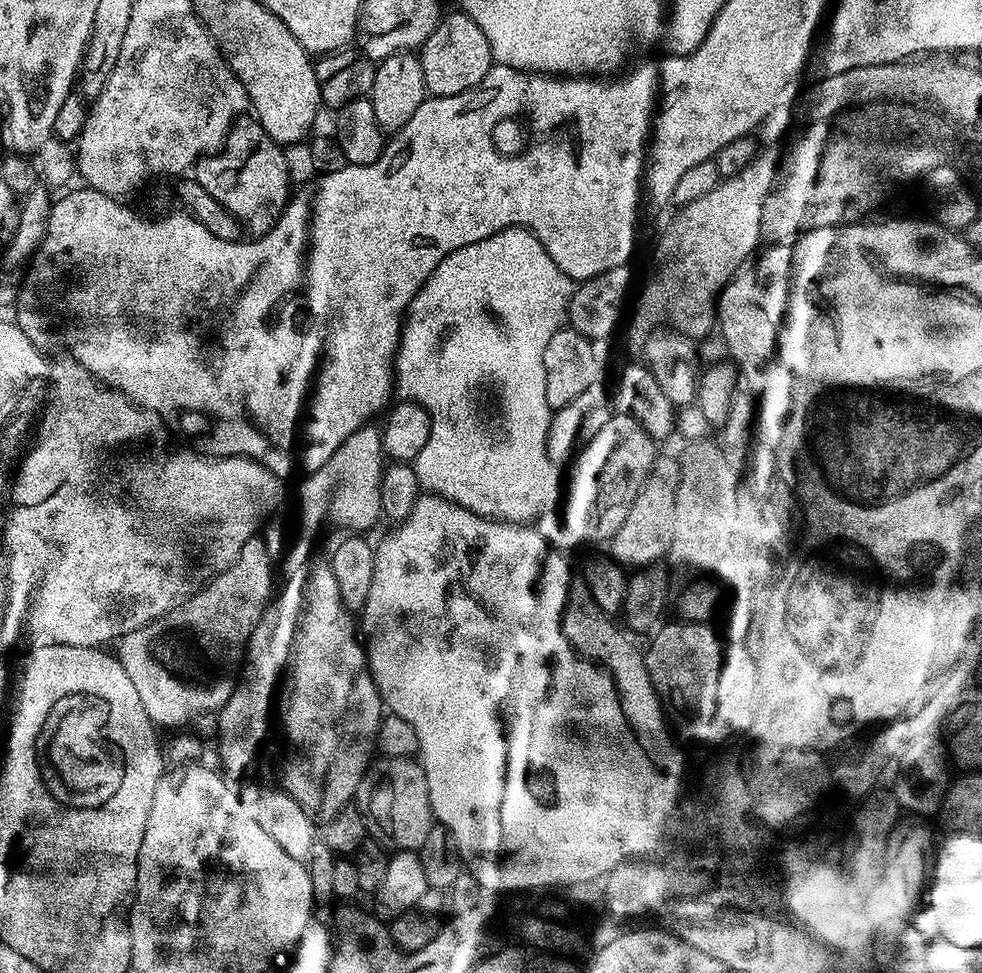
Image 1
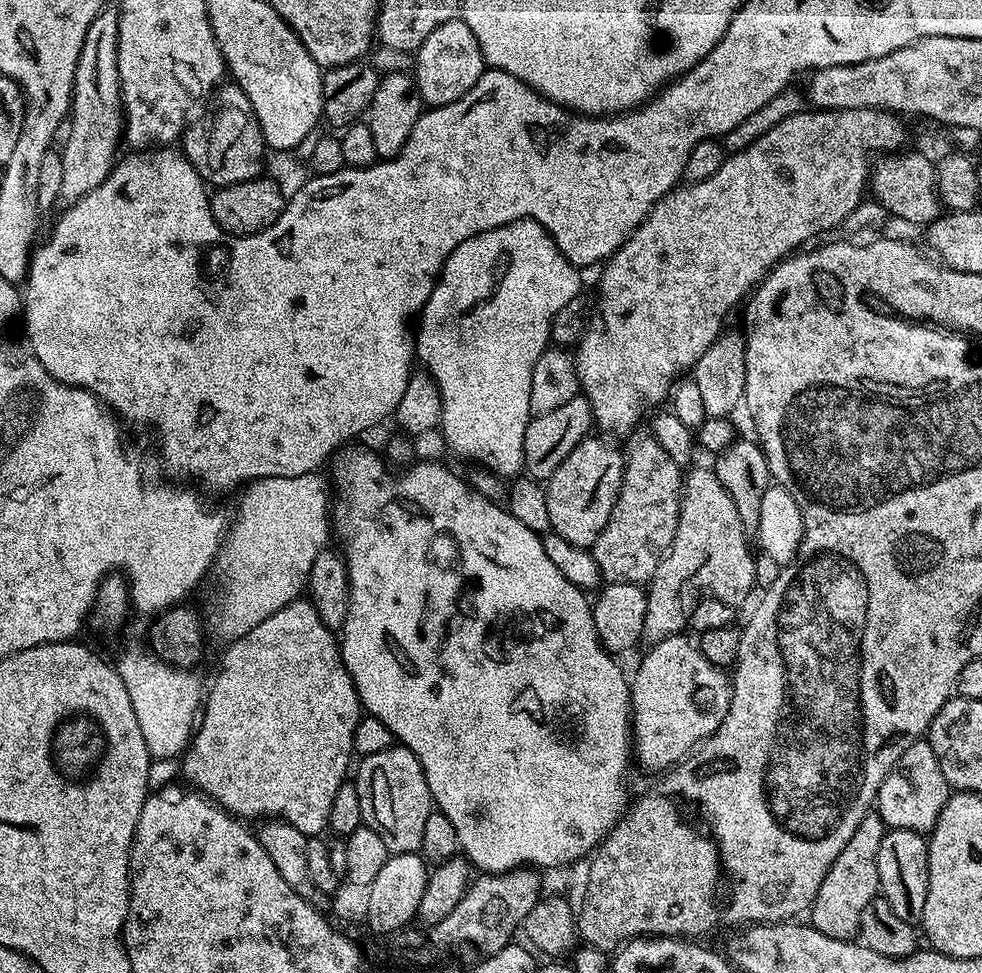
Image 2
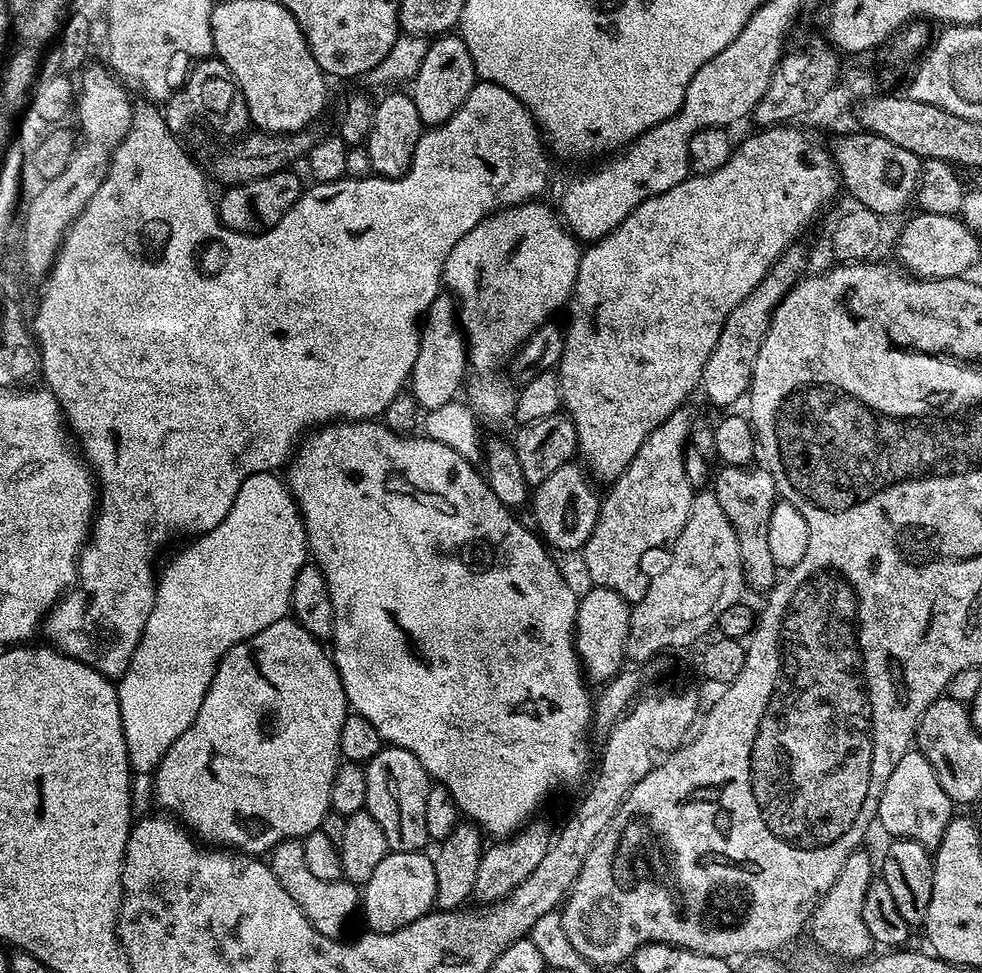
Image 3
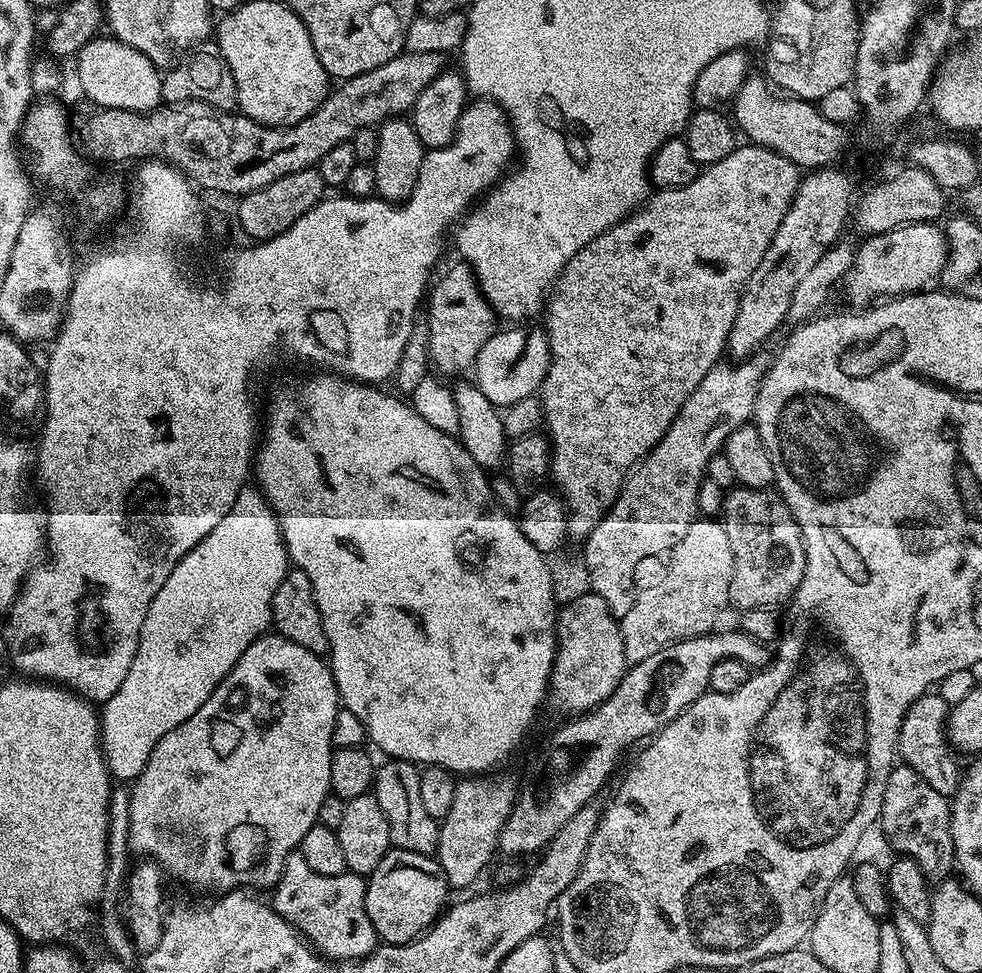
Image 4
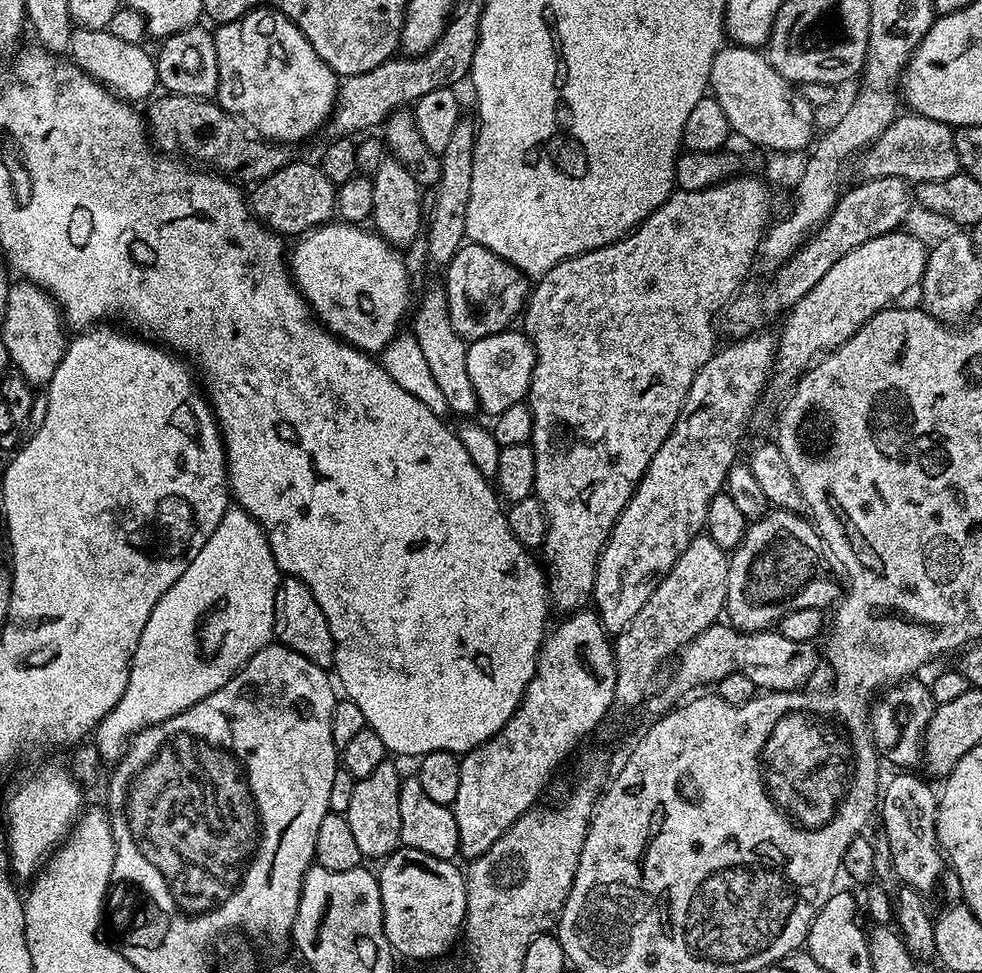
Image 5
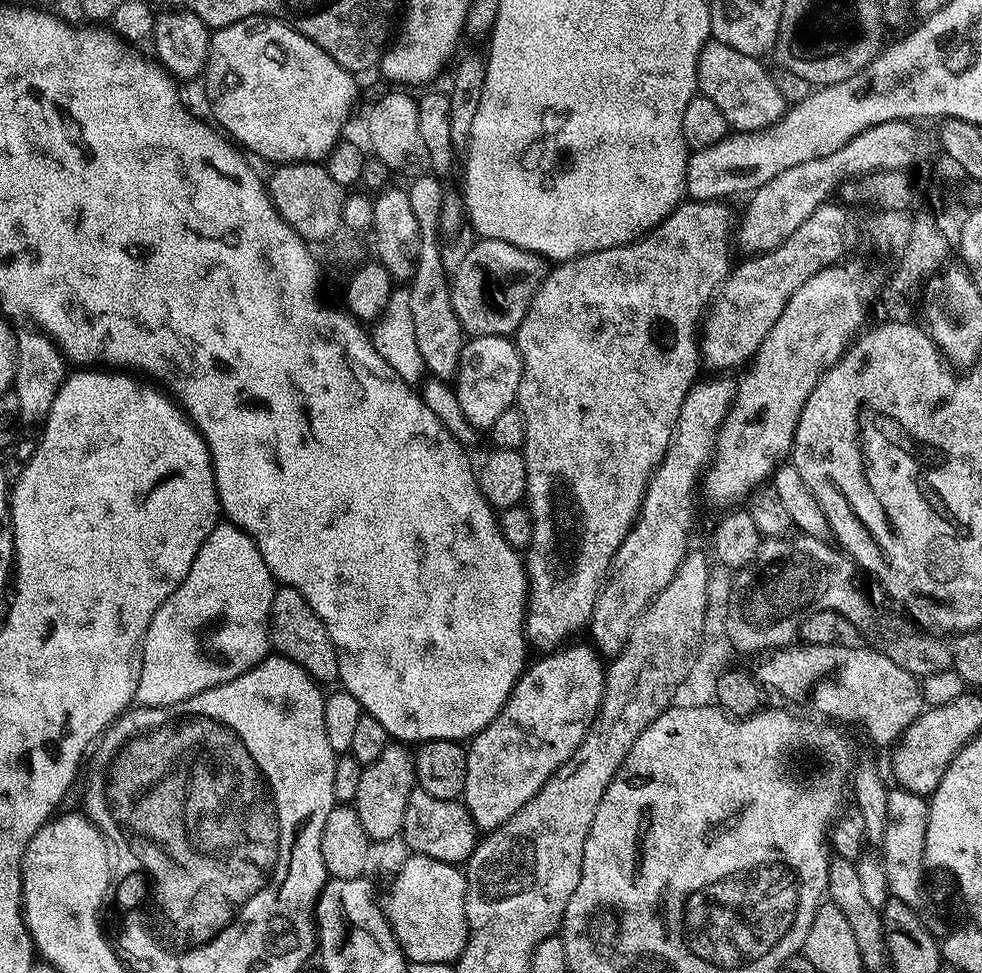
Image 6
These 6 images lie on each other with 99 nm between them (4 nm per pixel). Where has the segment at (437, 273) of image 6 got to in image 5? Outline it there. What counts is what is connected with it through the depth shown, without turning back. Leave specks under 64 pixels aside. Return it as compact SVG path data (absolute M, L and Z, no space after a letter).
M436 287L425 292L410 328L418 346L421 347L422 354L425 355L430 374L434 377L435 385L441 390L449 411L452 414L462 414L461 416L475 415L479 404L470 383L470 374L466 373L468 344L454 330L453 323L450 321L448 299L443 289Z

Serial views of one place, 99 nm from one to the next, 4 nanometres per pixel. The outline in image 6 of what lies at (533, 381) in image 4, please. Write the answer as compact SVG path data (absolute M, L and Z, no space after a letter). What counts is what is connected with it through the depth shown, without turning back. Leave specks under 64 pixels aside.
M473 336L463 345L460 359L457 362L454 375L454 387L458 406L462 408L462 414L466 416L466 422L477 430L490 430L494 421L508 408L516 403L516 391L520 385L520 376L524 373L524 364L520 361L520 355L515 343L506 336Z

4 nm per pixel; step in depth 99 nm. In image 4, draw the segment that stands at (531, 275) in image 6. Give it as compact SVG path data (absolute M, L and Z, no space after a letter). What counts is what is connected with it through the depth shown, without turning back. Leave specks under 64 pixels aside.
M463 262L456 265L431 285L426 296L428 313L426 319L429 324L428 353L431 356L431 367L436 368L445 377L455 372L464 372L473 367L478 350L486 346L486 342L498 330L498 317L488 304L484 291L476 280L476 273Z

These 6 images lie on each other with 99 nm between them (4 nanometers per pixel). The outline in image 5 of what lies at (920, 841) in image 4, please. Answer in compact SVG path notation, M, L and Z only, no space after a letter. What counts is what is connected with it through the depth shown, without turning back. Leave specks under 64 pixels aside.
M896 774L892 781L882 788L882 799L878 804L878 820L884 823L882 833L889 843L890 857L893 858L894 870L903 887L912 888L921 894L928 891L940 880L940 871L946 868L946 857L940 851L940 843L936 837L937 789L927 784L923 775Z

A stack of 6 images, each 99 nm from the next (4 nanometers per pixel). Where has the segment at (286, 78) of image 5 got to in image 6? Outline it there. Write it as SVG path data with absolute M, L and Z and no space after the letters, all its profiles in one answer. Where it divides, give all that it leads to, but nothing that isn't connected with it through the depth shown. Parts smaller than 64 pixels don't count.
M251 16L242 22L234 22L225 28L215 29L211 33L211 37L212 41L210 42L210 50L208 51L208 65L202 73L204 88L208 91L208 104L212 107L213 117L211 116L211 119L237 145L246 149L253 157L261 156L264 160L273 160L271 162L273 165L320 162L327 158L332 153L332 149L340 143L342 137L345 135L344 127L348 124L348 115L351 114L352 107L356 104L357 77L342 66L338 66L338 62L334 62L334 58L330 58L330 54L326 54L326 50L322 50L317 44L310 42L310 38L306 38L300 32L295 32L290 25L285 24L282 20L275 20L272 16Z

